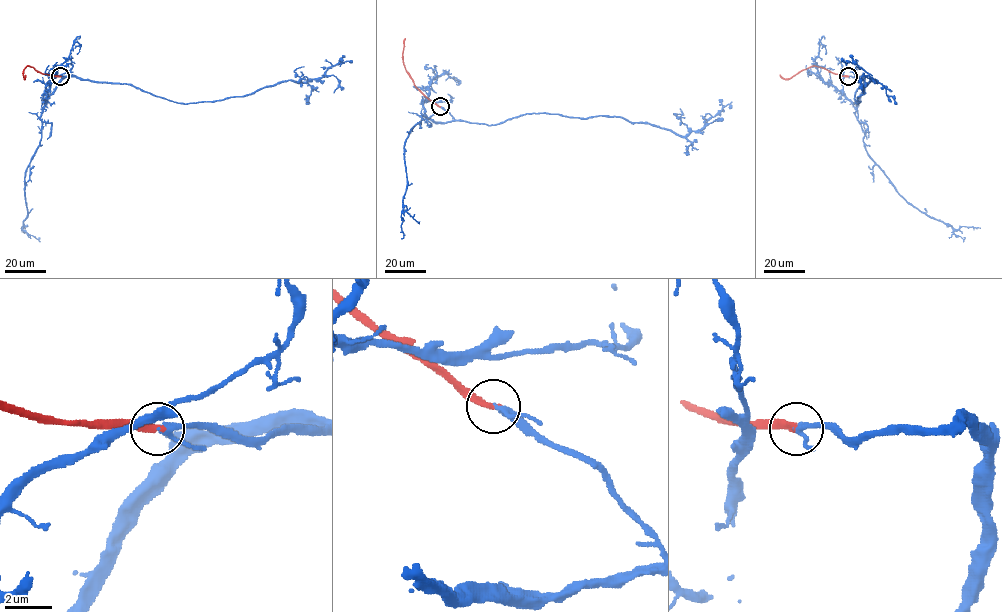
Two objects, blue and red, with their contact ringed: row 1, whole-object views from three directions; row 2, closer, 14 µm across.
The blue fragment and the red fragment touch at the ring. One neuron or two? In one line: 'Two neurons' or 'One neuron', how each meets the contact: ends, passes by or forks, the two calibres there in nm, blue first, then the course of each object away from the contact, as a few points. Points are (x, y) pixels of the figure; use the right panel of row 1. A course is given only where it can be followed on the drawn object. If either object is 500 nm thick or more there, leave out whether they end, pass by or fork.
One neuron. At the ring blue passes by. At the ring red ends. Thickness 190 nm (blue) against 280 nm. Course of blue: (848, 76), (867, 83), (855, 92), (857, 104), (864, 87), (878, 82), (849, 62). Course of red: (848, 76), (813, 66), (788, 79), (780, 75)

